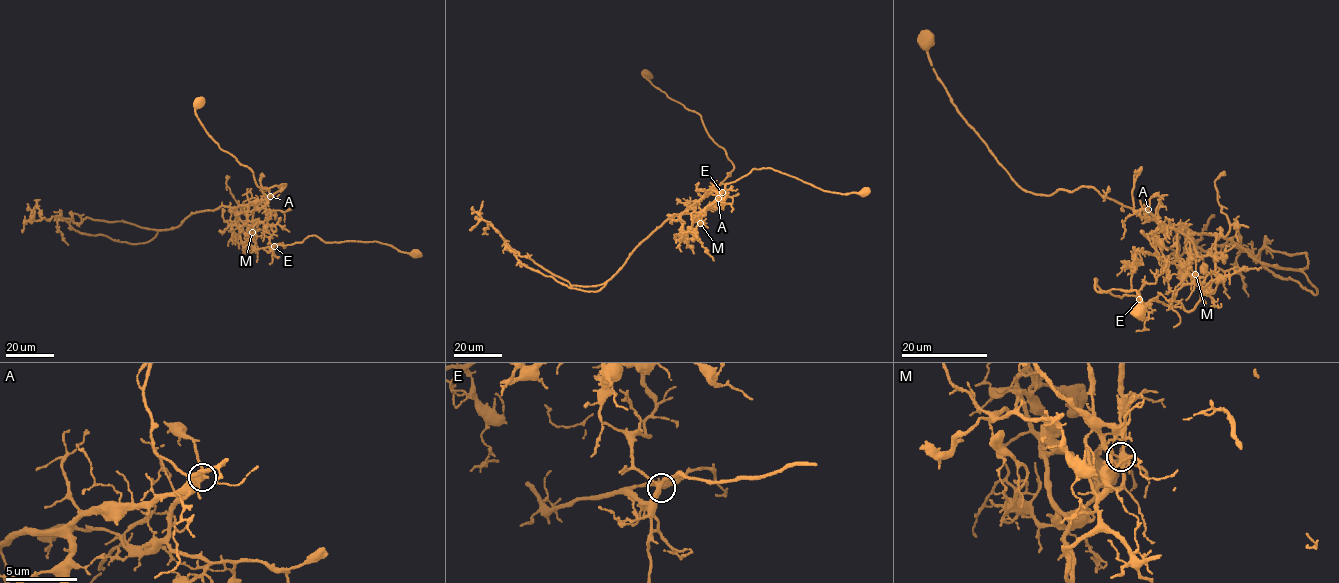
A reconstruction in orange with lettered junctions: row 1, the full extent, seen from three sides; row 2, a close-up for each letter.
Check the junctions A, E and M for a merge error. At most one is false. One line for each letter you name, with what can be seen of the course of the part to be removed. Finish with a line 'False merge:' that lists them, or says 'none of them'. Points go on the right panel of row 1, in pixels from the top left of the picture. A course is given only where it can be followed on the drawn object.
M: (1194, 274), (1169, 305), (1116, 297), (1095, 279), (1098, 291), (1135, 290), (1142, 306), (1138, 315)
False merge: M

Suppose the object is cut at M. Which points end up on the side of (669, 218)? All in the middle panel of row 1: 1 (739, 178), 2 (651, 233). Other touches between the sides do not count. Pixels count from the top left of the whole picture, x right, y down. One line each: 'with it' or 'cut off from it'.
1: cut off from it
2: with it

